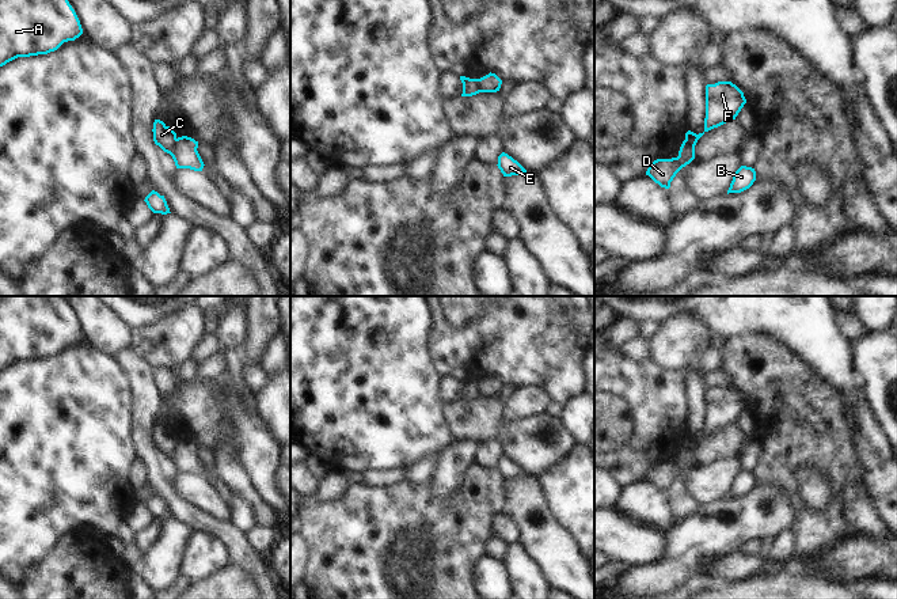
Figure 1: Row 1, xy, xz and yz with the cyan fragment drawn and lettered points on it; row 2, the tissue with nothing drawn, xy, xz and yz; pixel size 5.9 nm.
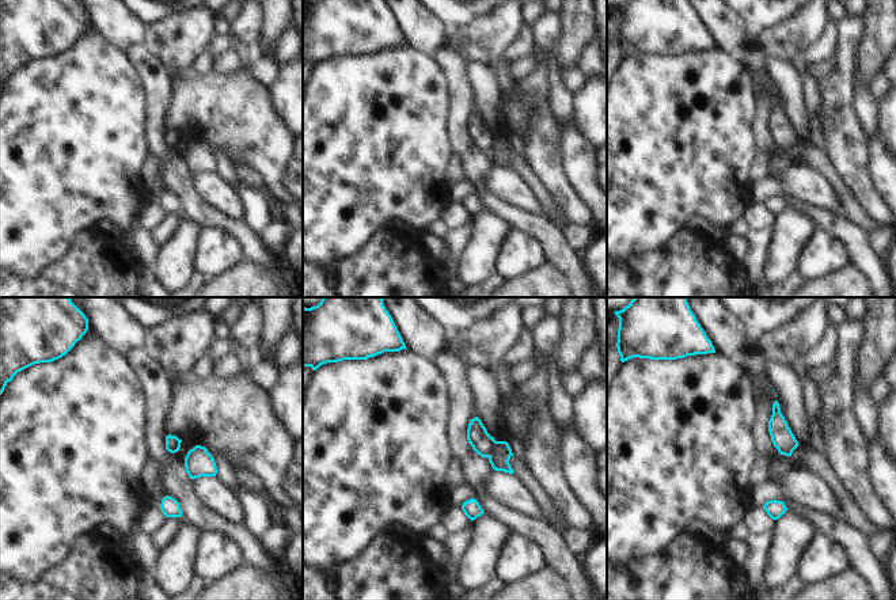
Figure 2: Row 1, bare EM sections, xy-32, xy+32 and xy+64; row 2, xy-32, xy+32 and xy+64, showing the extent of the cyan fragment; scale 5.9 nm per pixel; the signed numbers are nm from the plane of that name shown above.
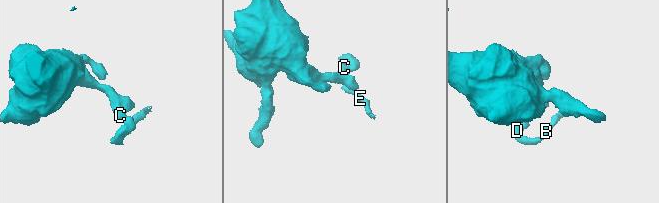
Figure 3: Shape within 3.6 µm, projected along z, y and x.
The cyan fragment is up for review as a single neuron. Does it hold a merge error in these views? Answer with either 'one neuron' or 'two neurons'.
two neurons

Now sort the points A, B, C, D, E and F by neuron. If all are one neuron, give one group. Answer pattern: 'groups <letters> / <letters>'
groups A C F / B D E

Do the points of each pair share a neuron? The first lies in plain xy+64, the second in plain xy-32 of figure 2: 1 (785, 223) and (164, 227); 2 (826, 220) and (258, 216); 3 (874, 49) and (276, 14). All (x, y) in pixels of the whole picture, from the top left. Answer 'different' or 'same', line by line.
1: different
2: different
3: same

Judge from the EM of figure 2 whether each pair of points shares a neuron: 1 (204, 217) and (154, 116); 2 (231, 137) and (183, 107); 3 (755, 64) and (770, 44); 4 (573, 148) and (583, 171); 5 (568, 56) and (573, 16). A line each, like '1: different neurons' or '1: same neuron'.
1: same neuron
2: same neuron
3: different neurons
4: same neuron
5: same neuron

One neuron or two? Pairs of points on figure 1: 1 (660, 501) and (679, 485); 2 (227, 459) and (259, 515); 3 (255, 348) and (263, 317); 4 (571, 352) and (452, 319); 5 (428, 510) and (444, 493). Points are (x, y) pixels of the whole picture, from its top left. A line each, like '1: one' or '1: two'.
1: two
2: one
3: one
4: two
5: two

